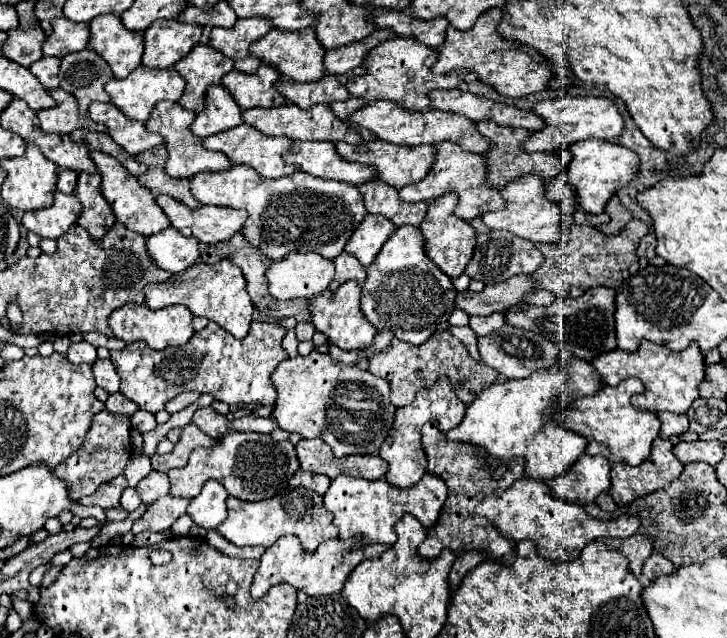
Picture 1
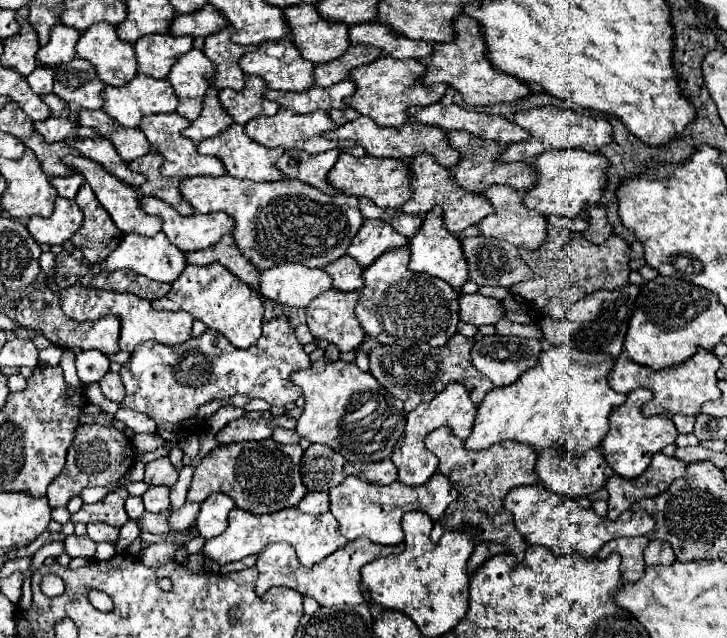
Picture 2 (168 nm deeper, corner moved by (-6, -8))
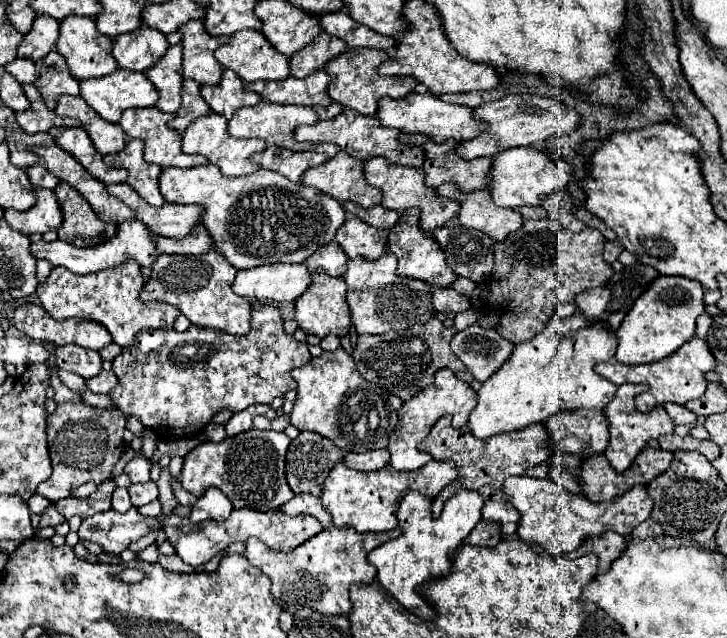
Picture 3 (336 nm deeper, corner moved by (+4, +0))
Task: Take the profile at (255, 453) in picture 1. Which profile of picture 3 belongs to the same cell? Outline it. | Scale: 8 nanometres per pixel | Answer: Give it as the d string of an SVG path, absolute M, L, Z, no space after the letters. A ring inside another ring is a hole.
M247 430L221 442L203 442L185 456L181 486L193 496L201 496L207 488L215 486L225 492L233 508L277 510L293 496L285 480L285 454L289 444L289 436L275 430Z

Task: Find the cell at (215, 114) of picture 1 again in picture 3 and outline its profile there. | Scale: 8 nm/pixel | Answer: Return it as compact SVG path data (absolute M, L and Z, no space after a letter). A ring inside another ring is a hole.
M183 80L181 96L183 96L183 104L177 110L175 118L169 122L169 128L177 132L183 132L193 120L207 116L211 112L209 104L205 104L203 96L199 94L199 84L195 80Z

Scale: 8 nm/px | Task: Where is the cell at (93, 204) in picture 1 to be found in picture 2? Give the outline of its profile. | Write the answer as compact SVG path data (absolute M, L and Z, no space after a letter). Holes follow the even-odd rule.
M83 184L75 196L83 212L83 224L73 234L71 242L83 252L87 262L105 260L123 240L123 234L115 228L113 220L107 216L105 208L95 200L95 194L87 184Z

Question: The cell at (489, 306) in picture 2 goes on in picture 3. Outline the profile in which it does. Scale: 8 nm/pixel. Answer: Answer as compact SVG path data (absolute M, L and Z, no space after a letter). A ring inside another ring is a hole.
M433 288L433 306L437 312L457 314L471 308L471 300L463 294L457 294L453 288Z

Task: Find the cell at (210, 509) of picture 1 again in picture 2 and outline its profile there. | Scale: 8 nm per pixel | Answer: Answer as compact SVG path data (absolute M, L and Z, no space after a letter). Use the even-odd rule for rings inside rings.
M227 494L209 496L201 504L201 512L197 516L197 528L203 538L215 538L227 528L227 514L235 508L235 502Z

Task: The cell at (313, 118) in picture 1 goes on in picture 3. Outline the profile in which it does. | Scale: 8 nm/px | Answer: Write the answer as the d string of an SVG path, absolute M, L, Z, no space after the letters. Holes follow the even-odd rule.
M261 100L257 106L239 108L233 114L233 118L229 120L229 128L227 130L235 138L263 138L269 144L283 146L283 148L293 150L293 152L301 152L301 150L313 150L313 144L293 140L295 128L301 126L301 124L317 124L317 122L319 122L319 116L311 106L279 106L279 104Z

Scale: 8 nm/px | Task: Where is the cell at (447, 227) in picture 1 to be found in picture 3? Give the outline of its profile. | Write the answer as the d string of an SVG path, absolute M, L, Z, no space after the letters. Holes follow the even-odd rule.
M409 208L401 214L399 222L393 226L393 230L389 232L389 252L397 256L399 266L397 266L397 274L401 276L411 276L417 280L425 280L431 286L451 286L457 280L457 274L449 268L447 260L445 260L445 252L441 252L441 246L437 244L437 240L433 240L433 236L423 234L419 230L419 208Z

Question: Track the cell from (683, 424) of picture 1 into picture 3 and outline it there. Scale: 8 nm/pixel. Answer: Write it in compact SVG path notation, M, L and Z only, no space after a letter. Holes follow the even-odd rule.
M665 404L663 406L665 410L667 410L667 414L669 414L669 418L675 422L675 424L695 424L695 420L697 420L697 416L691 412L691 410L687 410L685 406L681 406L681 404Z

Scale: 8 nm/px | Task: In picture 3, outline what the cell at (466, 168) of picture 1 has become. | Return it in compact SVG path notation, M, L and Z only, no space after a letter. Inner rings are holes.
M381 156L367 160L367 164L365 164L365 178L367 178L367 182L371 186L381 188L381 192L383 192L381 206L385 206L389 210L397 210L397 212L403 212L403 210L415 208L415 206L421 208L421 222L419 222L419 226L421 226L423 232L431 232L431 230L443 226L447 220L457 216L459 206L461 206L455 200L439 196L435 188L425 186L425 174L421 172L421 168L389 164L389 160L381 160Z

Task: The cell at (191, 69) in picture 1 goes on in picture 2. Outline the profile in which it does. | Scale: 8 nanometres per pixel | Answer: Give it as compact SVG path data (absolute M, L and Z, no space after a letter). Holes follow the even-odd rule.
M197 48L189 50L185 56L181 56L173 64L173 68L167 76L167 82L171 84L171 88L177 94L179 106L175 112L179 116L183 116L191 122L199 116L205 90L207 90L207 86L211 86L211 72L215 72L213 64Z

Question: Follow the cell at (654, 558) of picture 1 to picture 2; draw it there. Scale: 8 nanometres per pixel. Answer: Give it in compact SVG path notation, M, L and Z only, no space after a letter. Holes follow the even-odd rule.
M649 540L645 548L645 564L673 564L675 554L667 540Z

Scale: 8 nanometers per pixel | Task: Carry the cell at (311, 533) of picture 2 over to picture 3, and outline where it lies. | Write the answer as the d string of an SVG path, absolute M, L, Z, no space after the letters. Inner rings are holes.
M249 508L233 510L227 520L207 520L201 524L193 524L189 518L181 518L175 514L171 514L171 516L159 514L157 520L161 520L161 524L165 524L163 532L167 534L167 540L175 546L177 554L183 558L183 562L187 562L191 566L203 566L209 558L213 558L217 552L227 548L231 542L245 542L251 536L263 540L275 552L291 552L305 540L317 536L317 532L325 530L321 522L313 520L313 516L285 516L279 510L257 512L257 510L249 510Z

